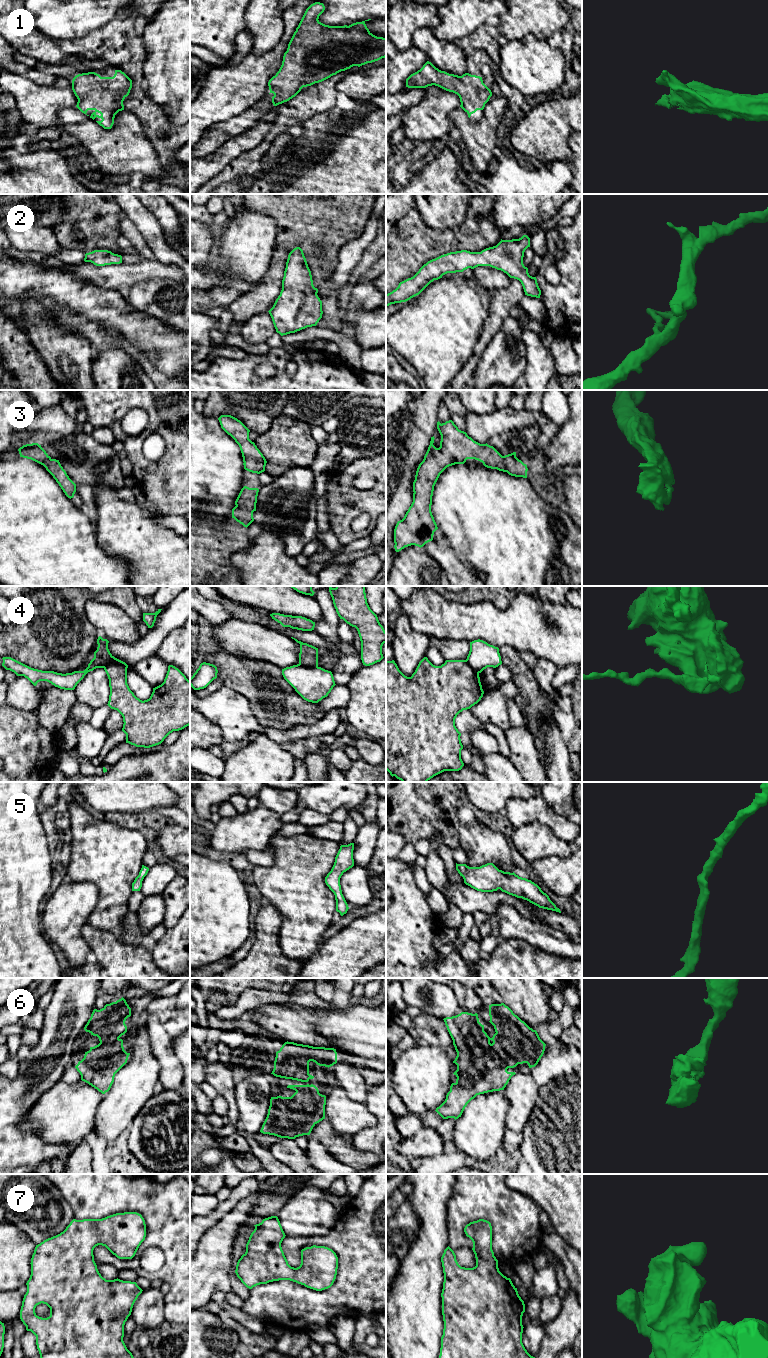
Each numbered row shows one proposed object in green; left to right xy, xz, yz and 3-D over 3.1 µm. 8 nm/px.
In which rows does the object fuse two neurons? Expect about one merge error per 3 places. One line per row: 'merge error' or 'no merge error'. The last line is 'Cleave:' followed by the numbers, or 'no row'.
1: no merge error
2: no merge error
3: no merge error
4: merge error
5: no merge error
6: no merge error
7: no merge error
Cleave: 4

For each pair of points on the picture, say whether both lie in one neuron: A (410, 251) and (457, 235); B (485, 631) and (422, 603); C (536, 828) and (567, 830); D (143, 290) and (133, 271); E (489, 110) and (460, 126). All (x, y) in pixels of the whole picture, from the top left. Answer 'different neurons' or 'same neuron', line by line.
A: same neuron
B: same neuron
C: different neurons
D: different neurons
E: same neuron

